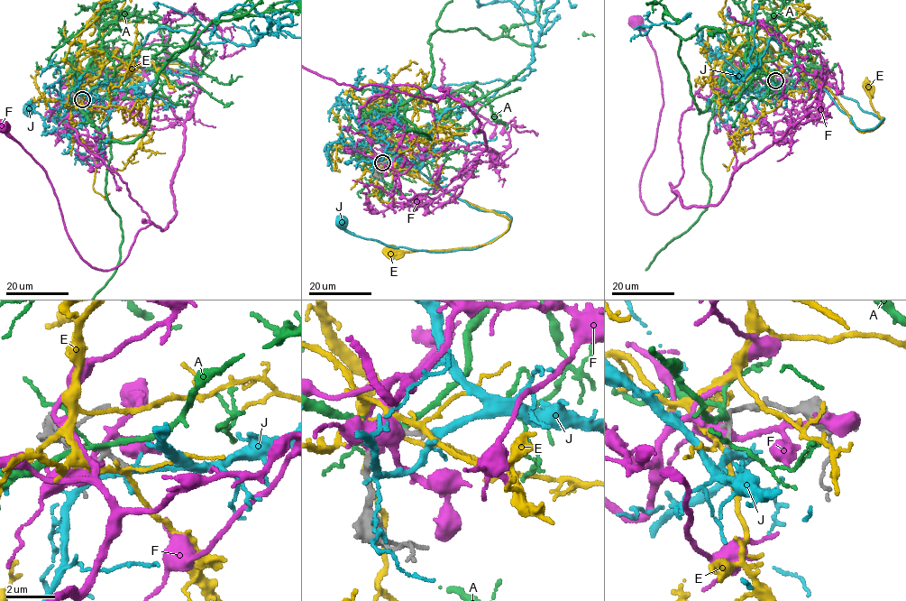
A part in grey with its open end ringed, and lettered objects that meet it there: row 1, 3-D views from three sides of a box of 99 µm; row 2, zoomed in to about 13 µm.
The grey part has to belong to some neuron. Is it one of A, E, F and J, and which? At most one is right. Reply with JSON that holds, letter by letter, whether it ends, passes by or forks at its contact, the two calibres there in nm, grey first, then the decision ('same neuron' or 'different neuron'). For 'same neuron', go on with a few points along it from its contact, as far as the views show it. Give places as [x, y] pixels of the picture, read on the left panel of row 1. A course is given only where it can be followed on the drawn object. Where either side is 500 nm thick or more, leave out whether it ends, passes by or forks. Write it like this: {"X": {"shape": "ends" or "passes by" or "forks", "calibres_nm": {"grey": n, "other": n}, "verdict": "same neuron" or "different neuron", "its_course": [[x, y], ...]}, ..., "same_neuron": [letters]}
{"A": {"shape": "forks", "calibres_nm": {"grey": 180, "other": 190}, "verdict": "different neuron"}, "E": {"shape": "forks", "calibres_nm": {"grey": 150, "other": 190}, "verdict": "different neuron"}, "F": {"shape": "forks", "calibres_nm": {"grey": 190, "other": 400}, "verdict": "different neuron"}, "J": {"shape": "forks", "calibres_nm": {"grey": 150, "other": 240}, "verdict": "same neuron"}, "same_neuron": ["J"]}

